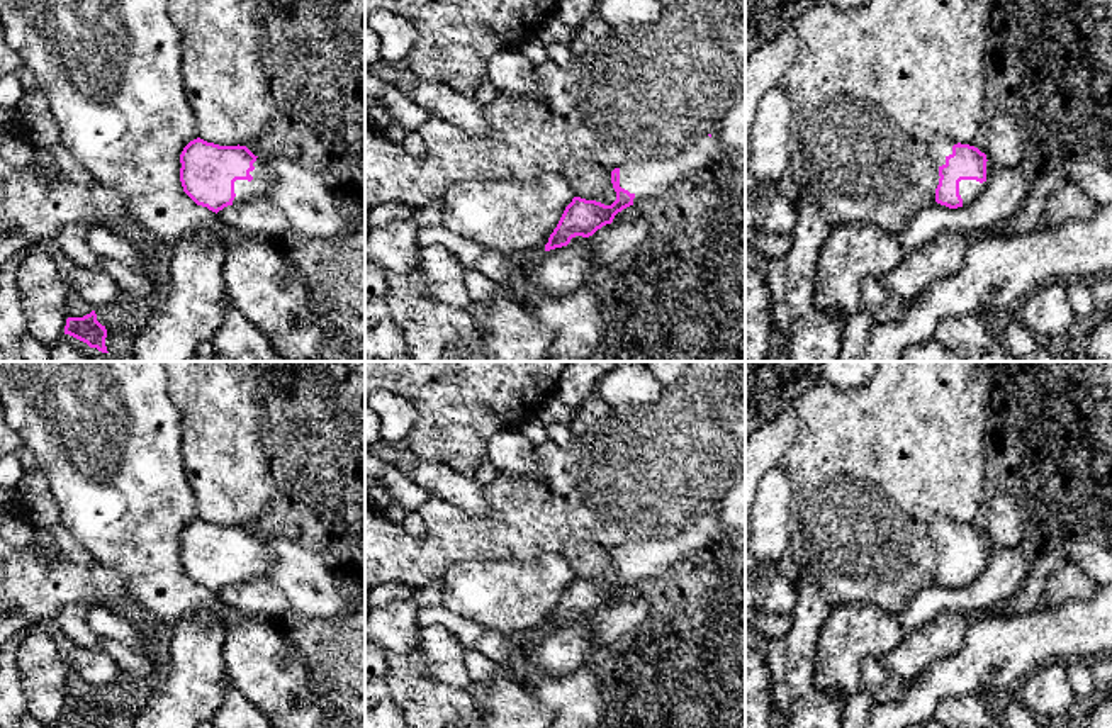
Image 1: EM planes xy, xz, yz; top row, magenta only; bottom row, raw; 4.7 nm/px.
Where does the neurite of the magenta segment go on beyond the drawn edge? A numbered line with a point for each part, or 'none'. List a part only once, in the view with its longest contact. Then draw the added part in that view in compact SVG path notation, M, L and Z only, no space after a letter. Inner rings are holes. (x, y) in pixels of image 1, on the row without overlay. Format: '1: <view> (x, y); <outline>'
1: yz (970, 571); M986 541L986 560L983 563L976 562L976 560L961 560L959 562L959 575L963 579L963 585L969 585L985 572L991 553L993 553L993 546L990 545L990 541Z

